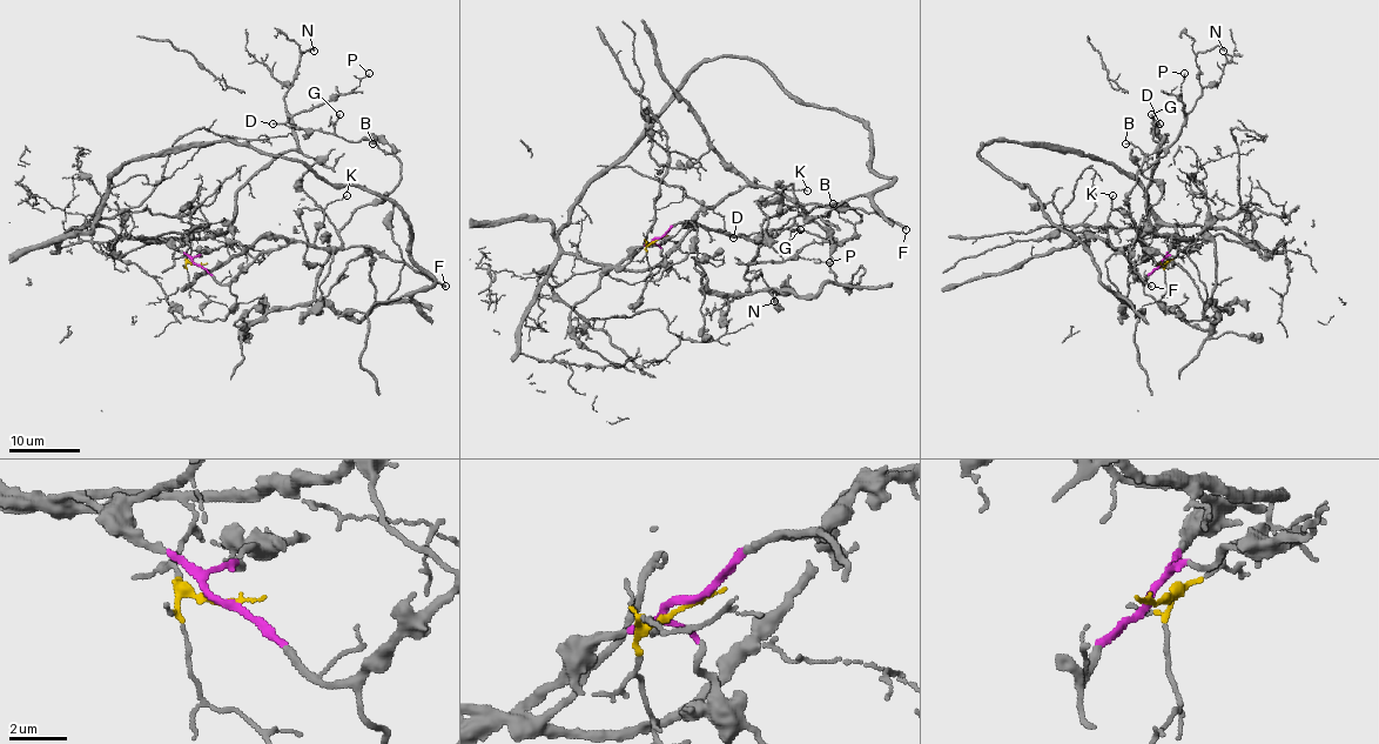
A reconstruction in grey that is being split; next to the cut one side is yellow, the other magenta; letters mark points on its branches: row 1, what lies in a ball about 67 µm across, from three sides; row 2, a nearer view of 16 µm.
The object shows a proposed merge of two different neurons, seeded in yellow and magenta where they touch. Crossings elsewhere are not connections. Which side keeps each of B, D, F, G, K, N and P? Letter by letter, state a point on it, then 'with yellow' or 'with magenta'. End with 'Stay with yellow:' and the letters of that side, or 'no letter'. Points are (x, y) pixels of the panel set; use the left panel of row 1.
B: (372, 143) | with magenta
D: (273, 124) | with magenta
F: (445, 286) | with magenta
G: (340, 114) | with magenta
K: (347, 195) | with magenta
N: (314, 51) | with yellow
P: (369, 73) | with yellow
Stay with yellow: N, P

